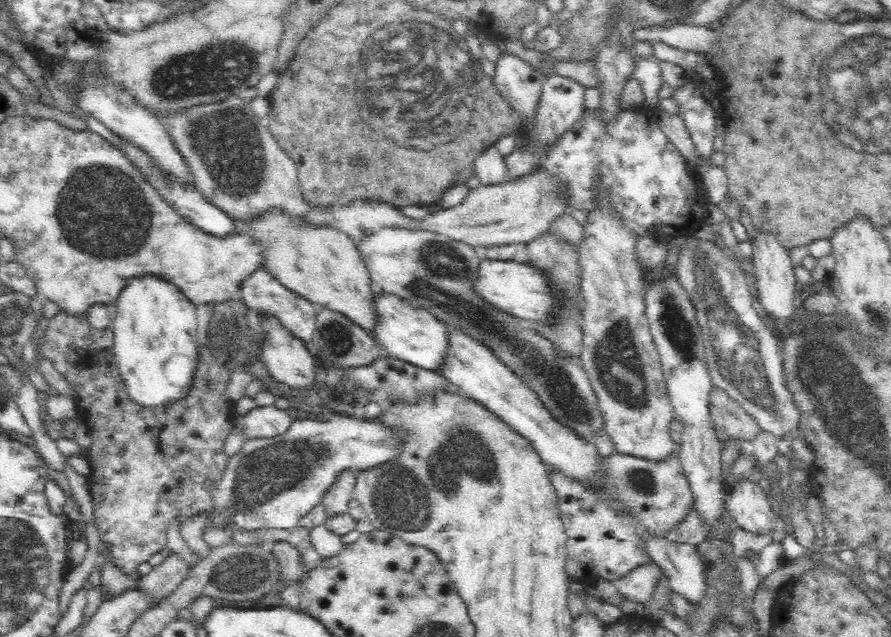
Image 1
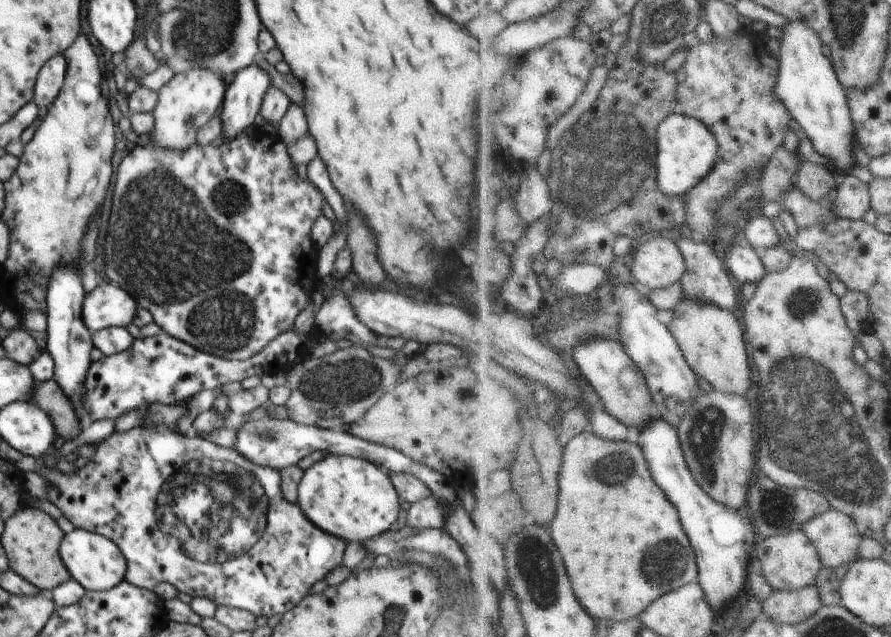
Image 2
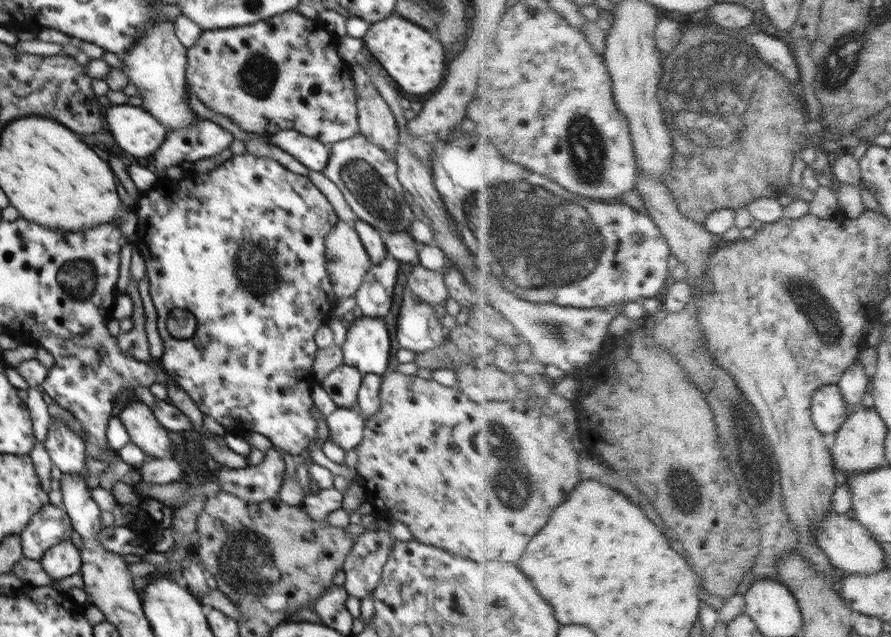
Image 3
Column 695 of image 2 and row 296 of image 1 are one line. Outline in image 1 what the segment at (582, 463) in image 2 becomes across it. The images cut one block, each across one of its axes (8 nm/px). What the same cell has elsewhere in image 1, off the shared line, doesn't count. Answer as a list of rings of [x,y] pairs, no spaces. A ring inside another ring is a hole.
[[[552,228],[538,233],[526,242],[526,262],[545,280],[551,304],[542,322],[532,321],[534,333],[546,341],[559,360],[566,363],[579,361],[584,349],[583,307],[581,296],[582,269],[580,247]]]

